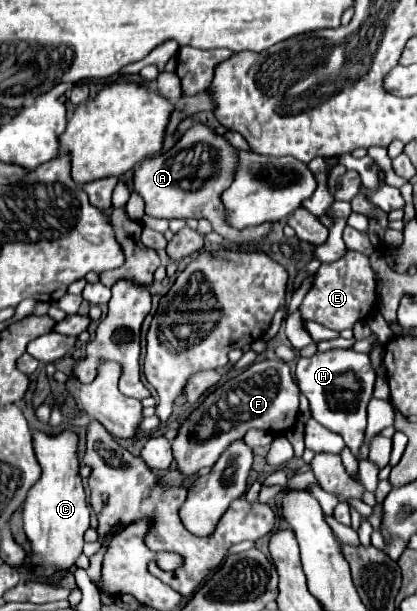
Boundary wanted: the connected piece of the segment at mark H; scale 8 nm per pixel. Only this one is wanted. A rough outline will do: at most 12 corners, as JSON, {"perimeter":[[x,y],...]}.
{"perimeter":[[367,353],[299,357],[311,415],[363,445],[375,385]]}

